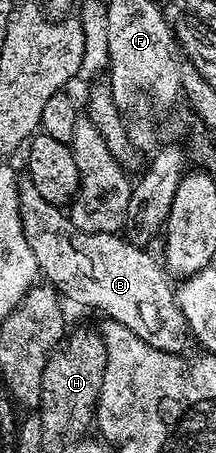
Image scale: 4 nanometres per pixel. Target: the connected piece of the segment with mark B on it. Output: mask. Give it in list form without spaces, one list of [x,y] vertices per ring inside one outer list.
[[[25,180],[19,186],[19,212],[23,220],[23,236],[27,236],[27,244],[31,252],[35,252],[37,269],[43,275],[44,281],[54,287],[57,292],[68,297],[81,306],[90,306],[93,310],[105,310],[106,319],[123,324],[135,332],[135,336],[147,341],[159,351],[182,355],[191,343],[191,335],[183,316],[181,307],[177,303],[176,289],[171,284],[172,277],[168,269],[145,250],[140,250],[133,242],[121,238],[125,236],[98,236],[88,234],[75,224],[71,224],[68,213],[62,207],[51,204],[39,196],[39,188]]]

